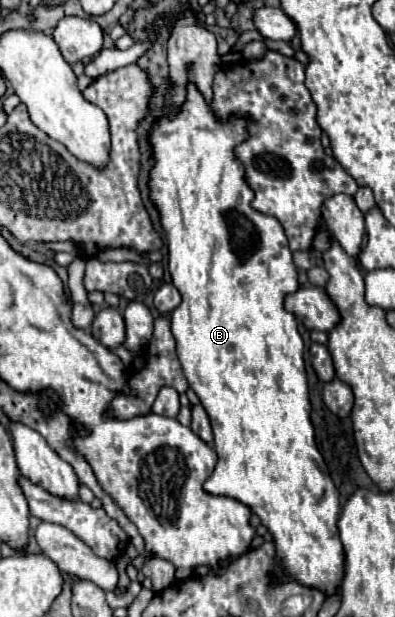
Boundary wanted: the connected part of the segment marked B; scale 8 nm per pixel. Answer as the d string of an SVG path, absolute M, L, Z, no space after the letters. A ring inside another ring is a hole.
M188 85L188 99L182 111L156 121L150 133L156 157L156 165L150 173L150 197L160 211L160 221L168 237L172 283L182 295L182 303L170 317L172 333L184 375L206 409L214 431L218 463L214 473L206 479L204 491L232 497L260 517L276 547L274 561L280 571L274 571L272 577L280 583L296 581L330 597L344 579L344 549L336 527L340 501L324 457L316 447L310 421L304 341L298 333L296 317L284 309L284 297L298 289L296 265L282 225L274 217L250 207L254 193L244 179L244 167L234 155L234 145L246 137L246 121L232 117L228 125L220 125L194 85ZM232 215L242 215L254 225L250 243L240 245L234 239L234 231L238 229L234 227Z

